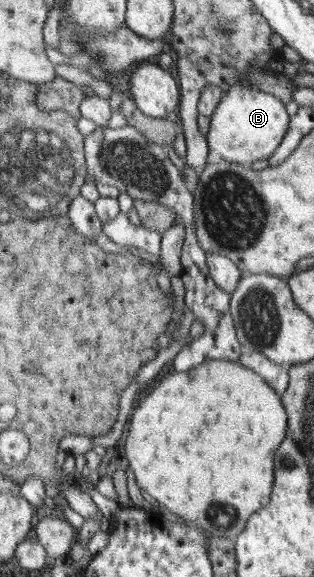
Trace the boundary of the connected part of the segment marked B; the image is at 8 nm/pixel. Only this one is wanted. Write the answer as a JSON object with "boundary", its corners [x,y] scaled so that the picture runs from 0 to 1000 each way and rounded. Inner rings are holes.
{"boundary":[[[761,144],[707,168],[669,211],[669,227],[656,236],[662,256],[694,277],[787,289],[818,277],[863,274],[885,262],[924,224],[924,211],[927,201],[889,170],[803,147]]]}

